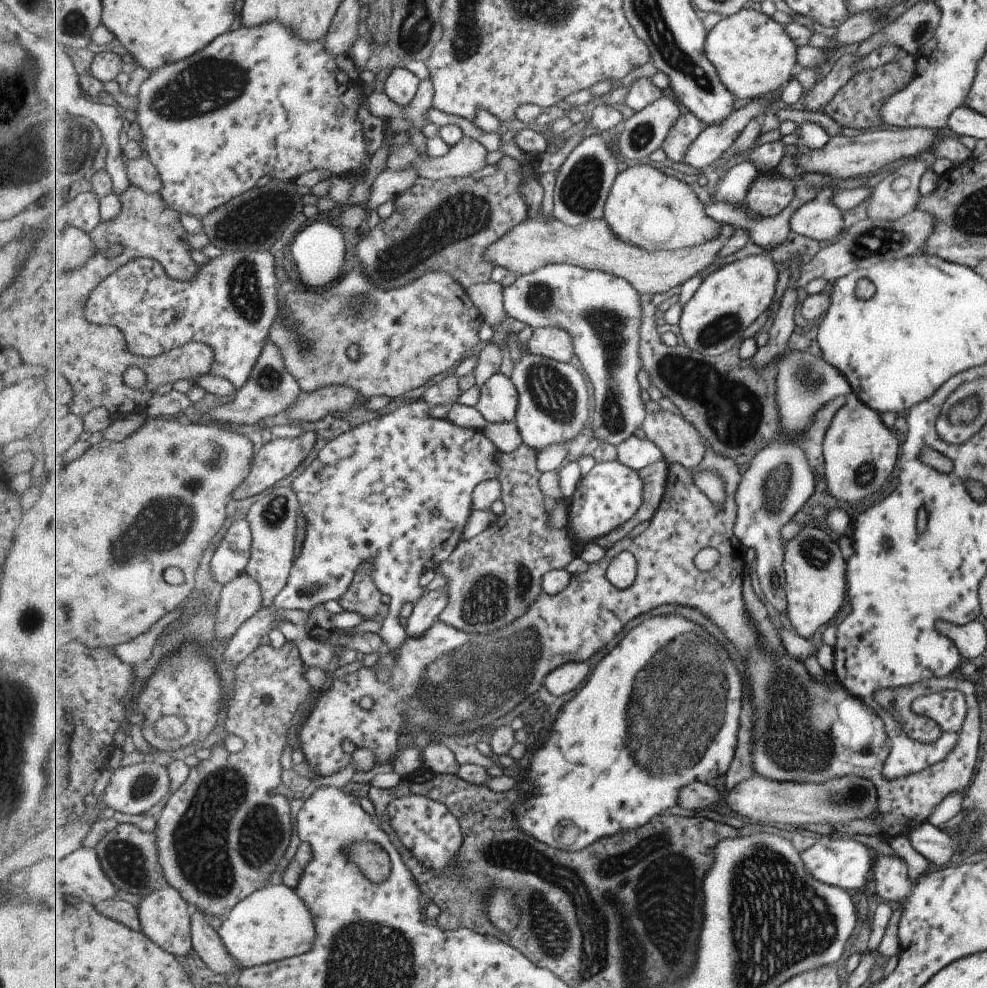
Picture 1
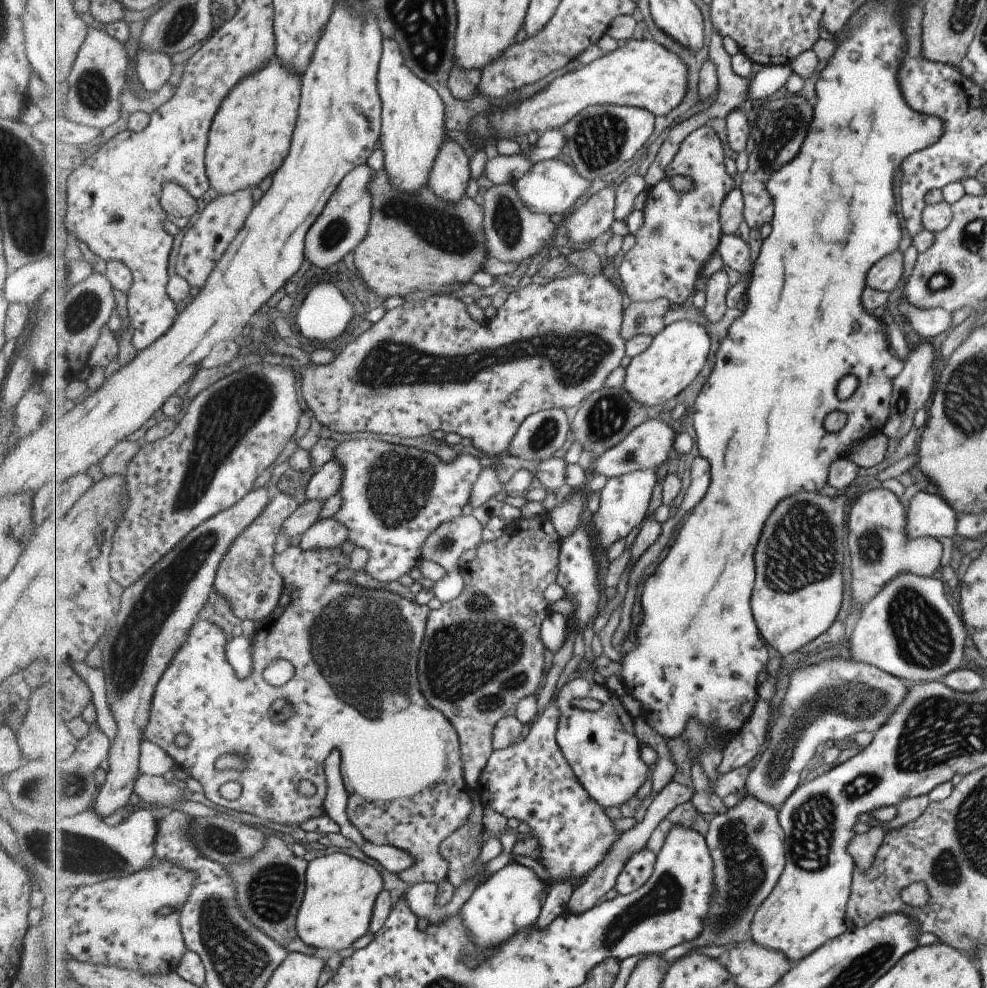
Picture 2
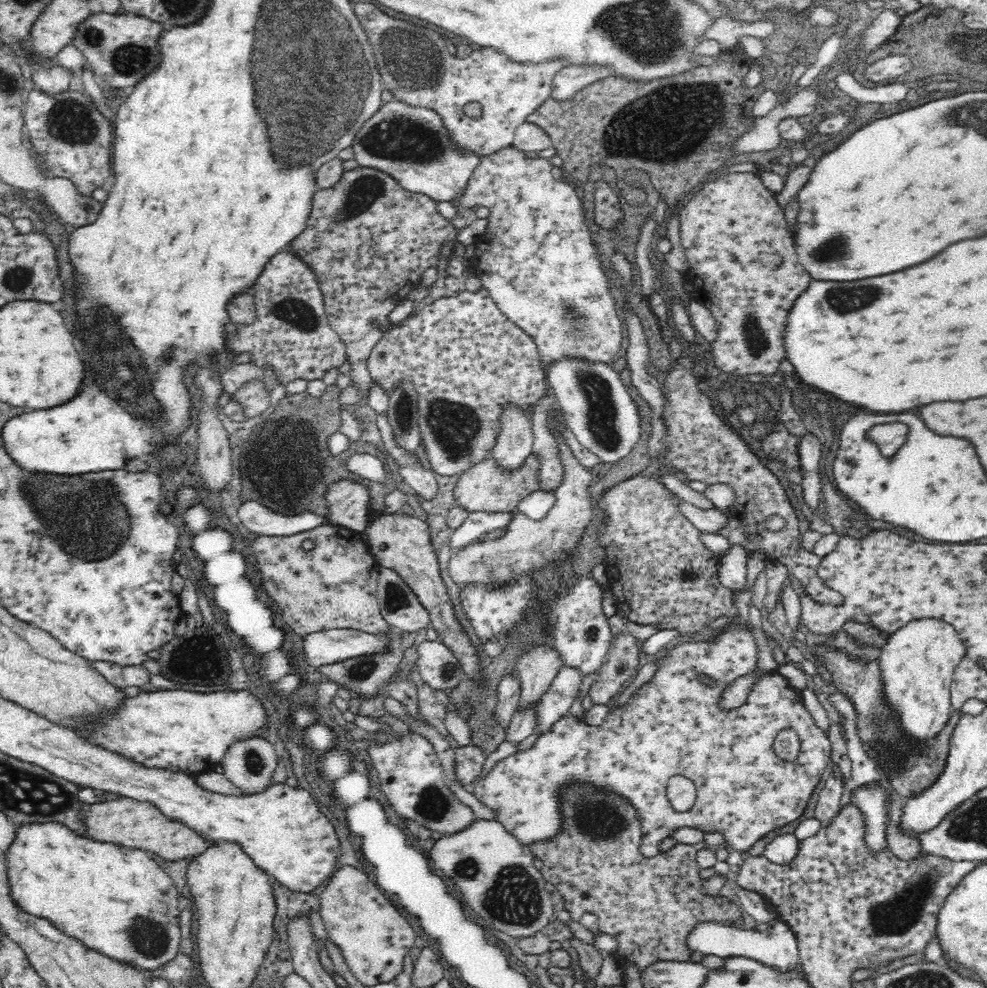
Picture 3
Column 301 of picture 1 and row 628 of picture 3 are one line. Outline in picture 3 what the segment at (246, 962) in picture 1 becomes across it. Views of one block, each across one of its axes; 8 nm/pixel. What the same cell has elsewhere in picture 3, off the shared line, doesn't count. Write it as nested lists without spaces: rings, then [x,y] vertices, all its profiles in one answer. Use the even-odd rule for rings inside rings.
[[[933,616],[910,620],[888,635],[879,655],[882,680],[886,698],[898,710],[902,729],[910,737],[932,741],[950,719],[954,709],[950,686],[955,668],[965,654],[966,647],[954,626]]]

